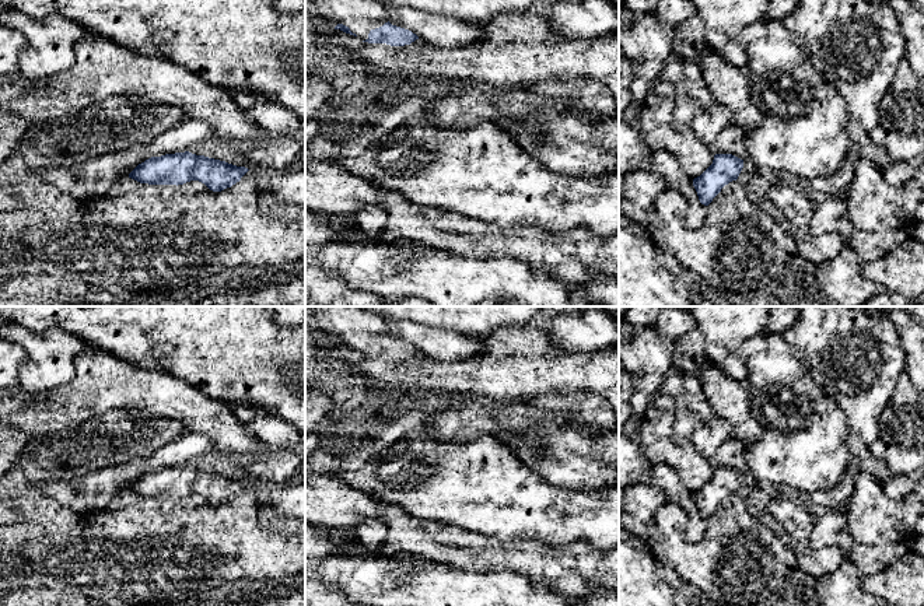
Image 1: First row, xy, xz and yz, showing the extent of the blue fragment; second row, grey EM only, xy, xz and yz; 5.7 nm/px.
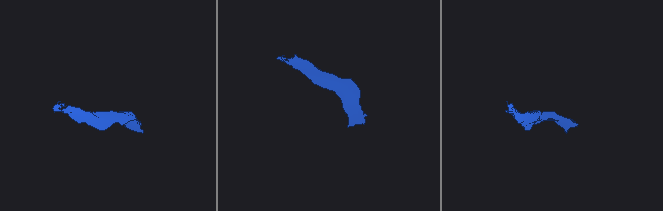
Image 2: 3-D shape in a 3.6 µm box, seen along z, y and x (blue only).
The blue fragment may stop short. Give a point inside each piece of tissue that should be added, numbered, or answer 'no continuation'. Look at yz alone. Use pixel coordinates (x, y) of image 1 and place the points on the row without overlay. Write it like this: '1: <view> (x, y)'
no continuation

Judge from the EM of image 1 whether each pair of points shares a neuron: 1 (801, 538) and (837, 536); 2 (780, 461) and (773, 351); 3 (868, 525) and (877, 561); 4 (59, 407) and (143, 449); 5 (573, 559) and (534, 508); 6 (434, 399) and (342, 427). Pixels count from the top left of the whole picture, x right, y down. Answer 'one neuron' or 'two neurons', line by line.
1: two neurons
2: one neuron
3: two neurons
4: two neurons
5: two neurons
6: one neuron

